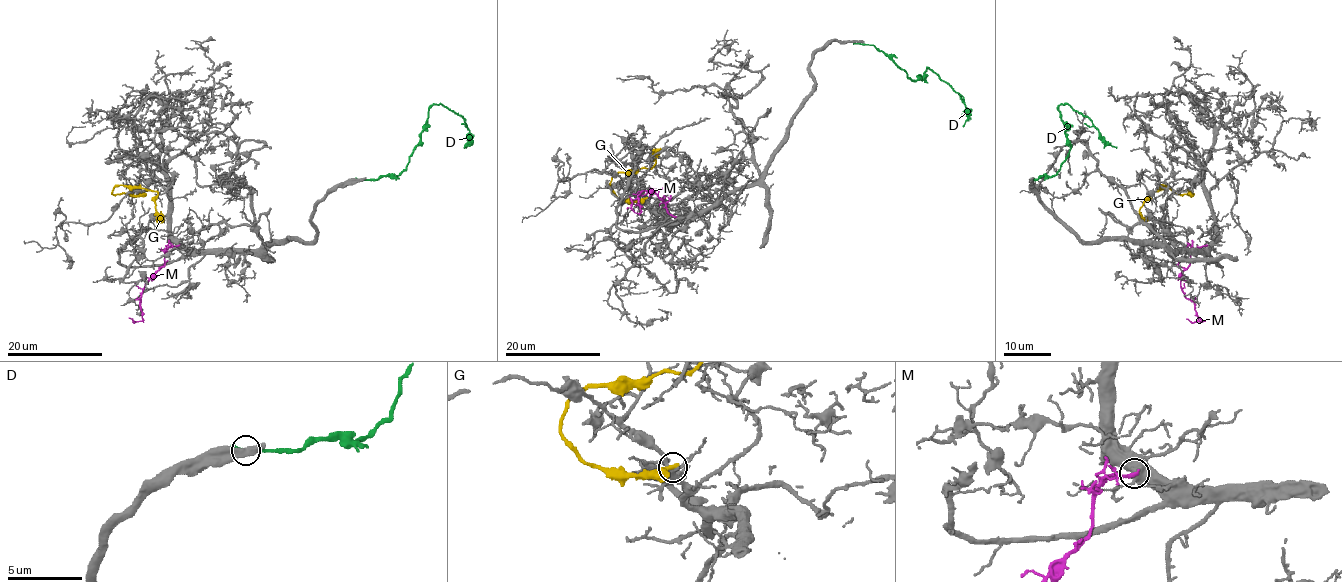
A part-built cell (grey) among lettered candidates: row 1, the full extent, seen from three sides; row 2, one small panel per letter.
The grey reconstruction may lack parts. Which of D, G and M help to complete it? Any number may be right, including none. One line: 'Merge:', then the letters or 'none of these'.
Merge: M

